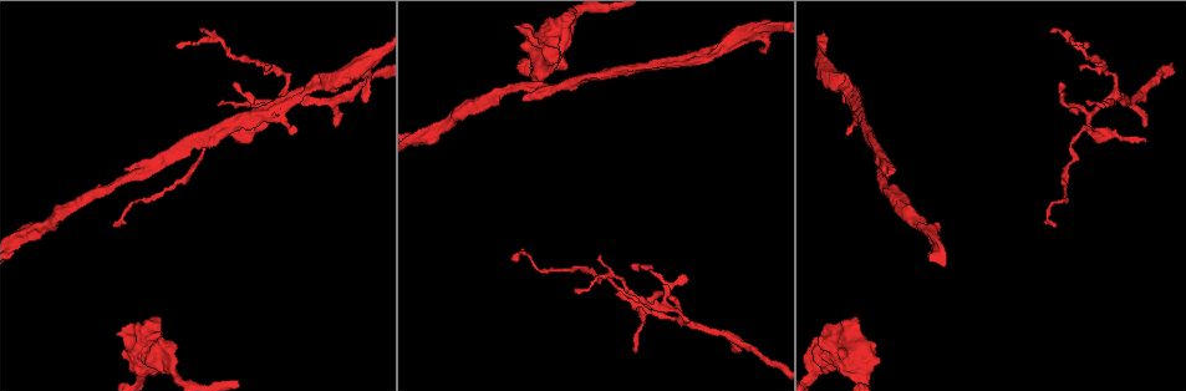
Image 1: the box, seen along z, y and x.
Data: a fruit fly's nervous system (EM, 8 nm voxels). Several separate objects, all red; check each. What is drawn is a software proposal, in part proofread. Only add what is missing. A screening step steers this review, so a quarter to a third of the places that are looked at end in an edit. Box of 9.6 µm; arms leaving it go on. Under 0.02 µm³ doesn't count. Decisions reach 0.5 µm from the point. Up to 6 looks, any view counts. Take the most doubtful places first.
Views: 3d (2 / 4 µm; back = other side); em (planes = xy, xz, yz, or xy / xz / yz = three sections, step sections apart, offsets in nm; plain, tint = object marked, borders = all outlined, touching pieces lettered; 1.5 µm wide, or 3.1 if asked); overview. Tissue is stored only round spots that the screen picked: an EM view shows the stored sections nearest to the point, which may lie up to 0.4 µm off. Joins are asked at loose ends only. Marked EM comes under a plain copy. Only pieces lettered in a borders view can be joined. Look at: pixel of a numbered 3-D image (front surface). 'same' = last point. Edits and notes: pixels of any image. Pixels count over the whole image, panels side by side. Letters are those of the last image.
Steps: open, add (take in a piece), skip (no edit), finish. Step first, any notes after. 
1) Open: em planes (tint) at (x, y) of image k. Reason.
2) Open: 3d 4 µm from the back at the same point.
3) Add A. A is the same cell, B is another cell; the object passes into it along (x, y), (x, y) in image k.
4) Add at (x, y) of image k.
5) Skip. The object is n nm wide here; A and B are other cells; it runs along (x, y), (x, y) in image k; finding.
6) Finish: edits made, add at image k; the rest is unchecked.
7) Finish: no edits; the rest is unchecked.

Open: 3d 4 µm at (763, 49) of image 1.

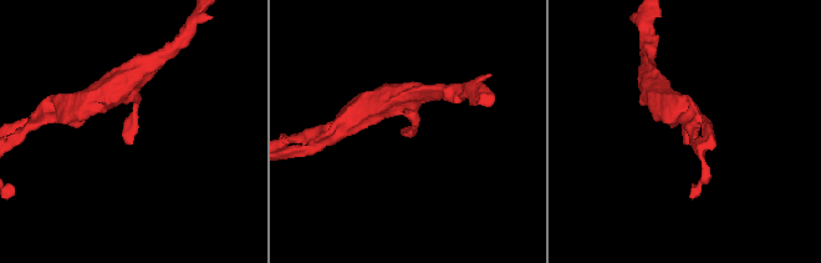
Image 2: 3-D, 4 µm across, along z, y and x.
Open: em planes (borders) at (129, 144) of image 2.

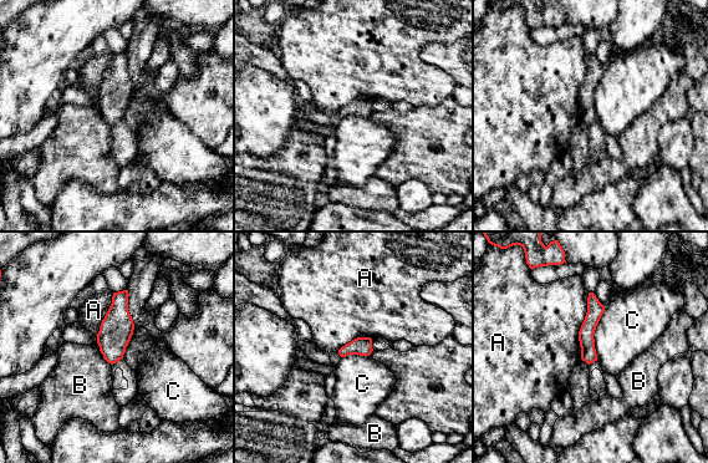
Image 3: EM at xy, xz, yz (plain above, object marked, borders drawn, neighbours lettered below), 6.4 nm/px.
Skip. The object is 100 nm wide here; A, B and C are other cells; it runs along (591, 296), (589, 360) in image 3; no lettered piece goes on from it.

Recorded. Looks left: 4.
Open: em xz step 8 (tint) at (235, 84) of image 1. Tapers out.

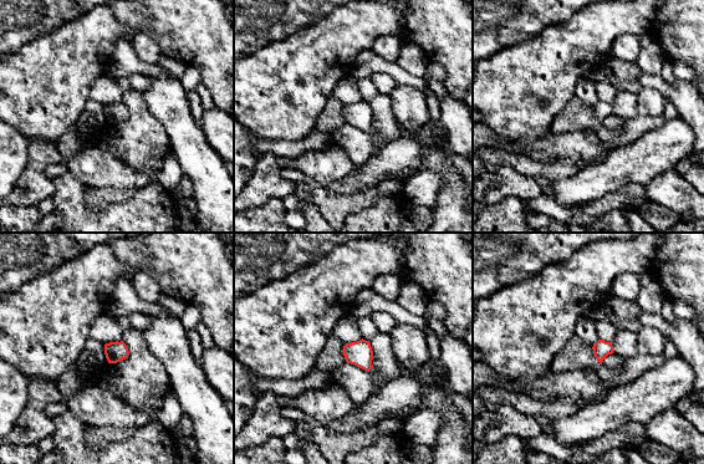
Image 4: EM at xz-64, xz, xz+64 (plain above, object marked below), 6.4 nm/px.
Open: em planes (borders) at the same point.

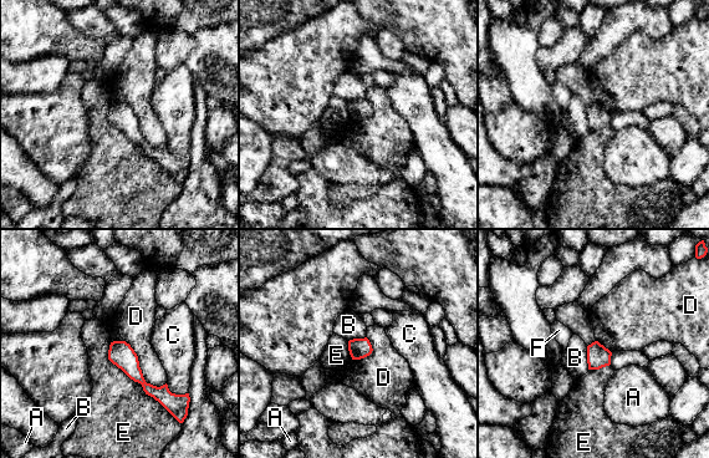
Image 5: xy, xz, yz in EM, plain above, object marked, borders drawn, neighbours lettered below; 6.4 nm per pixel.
Skip. A, B, C, D, E and F are other cells; a border runs along (123, 340), (143, 378), (164, 385) in image 5; none of them fits.

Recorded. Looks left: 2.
Open: em planes (borders) at (514, 258) of image 1.

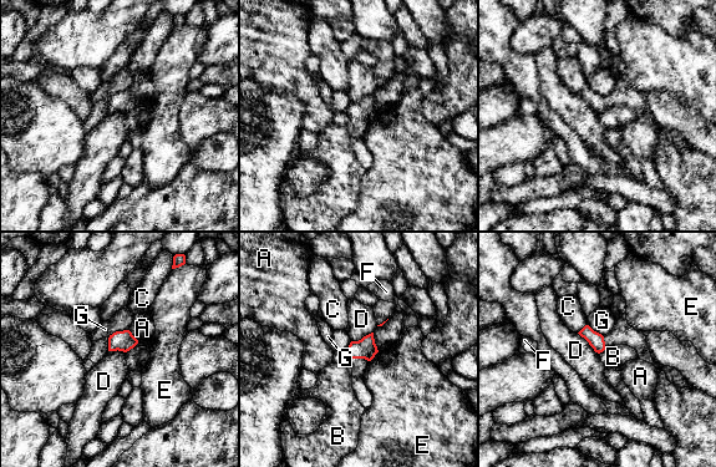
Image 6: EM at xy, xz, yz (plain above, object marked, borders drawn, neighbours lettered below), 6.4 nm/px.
Skip. The object is 100 nm wide here; A, B, C, D, E, F and G are other cells; a border runs along (578, 333), (598, 354) in image 6; no lettered piece goes on from it.

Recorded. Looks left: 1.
Finish: no edits; the rest is unchecked.

